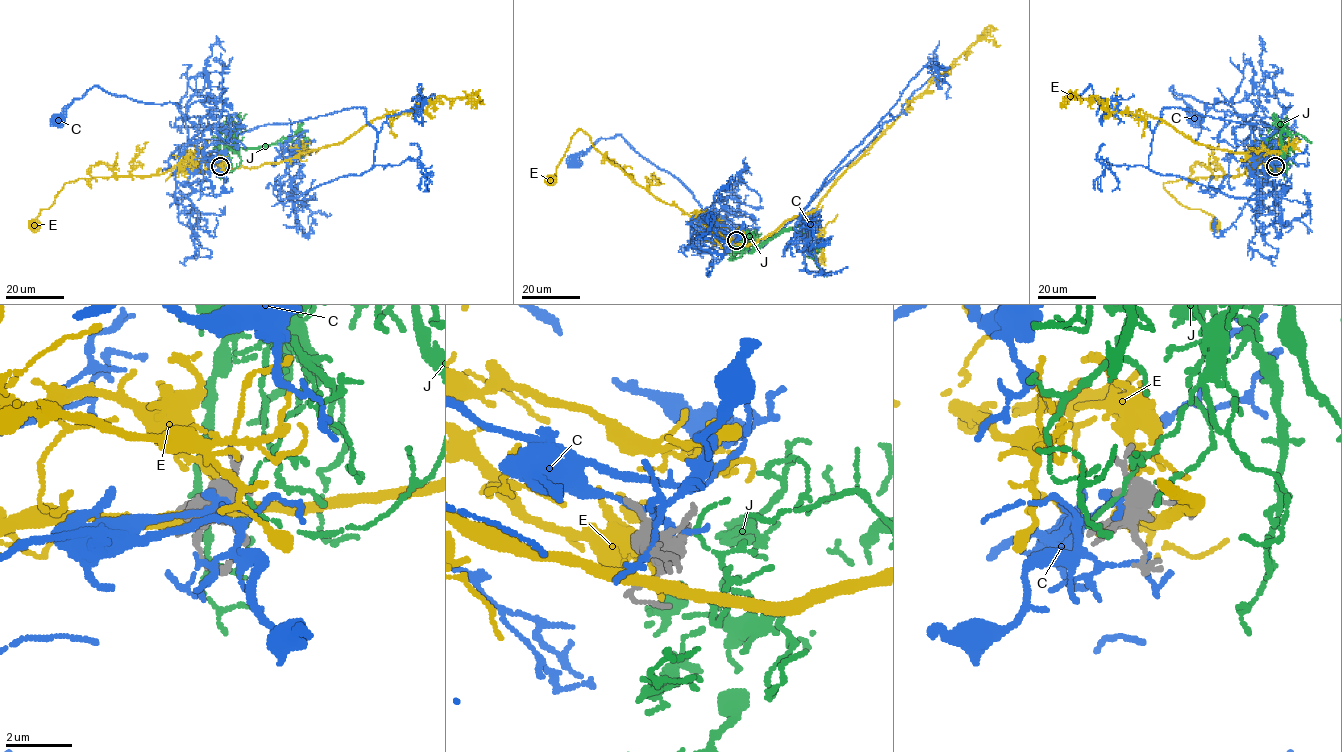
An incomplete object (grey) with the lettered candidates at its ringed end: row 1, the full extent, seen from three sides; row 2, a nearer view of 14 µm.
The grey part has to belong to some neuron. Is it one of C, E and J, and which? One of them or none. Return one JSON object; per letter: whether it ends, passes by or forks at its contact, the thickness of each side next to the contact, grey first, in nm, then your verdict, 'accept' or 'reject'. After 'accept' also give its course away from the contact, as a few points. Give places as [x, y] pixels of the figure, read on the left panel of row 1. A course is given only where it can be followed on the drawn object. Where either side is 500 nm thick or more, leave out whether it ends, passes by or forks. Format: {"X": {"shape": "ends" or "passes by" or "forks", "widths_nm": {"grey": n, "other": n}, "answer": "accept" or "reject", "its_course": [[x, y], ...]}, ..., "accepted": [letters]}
{"C": {"shape": "passes by", "widths_nm": {"grey": 480, "other": 220}, "answer": "reject"}, "E": {"shape": "passes by", "widths_nm": {"grey": 420, "other": 220}, "answer": "accept", "its_course": [[220, 166], [205, 159], [173, 167], [161, 174], [79, 178], [65, 183], [52, 205], [40, 210], [34, 224]]}, "J": {"shape": "passes by", "widths_nm": {"grey": 180, "other": 90}, "answer": "reject"}, "accepted": ["E"]}

